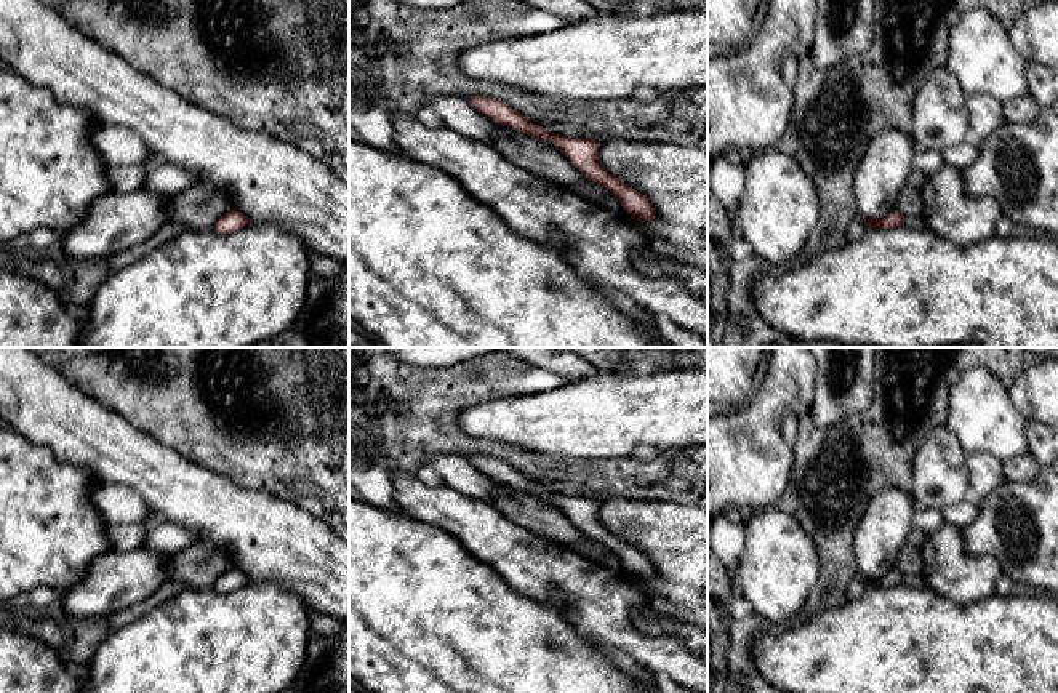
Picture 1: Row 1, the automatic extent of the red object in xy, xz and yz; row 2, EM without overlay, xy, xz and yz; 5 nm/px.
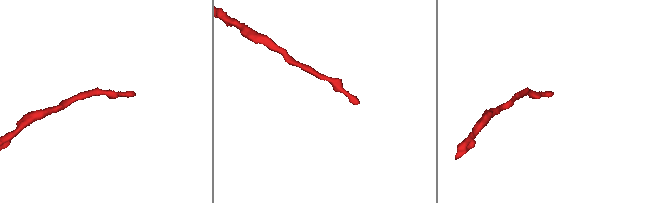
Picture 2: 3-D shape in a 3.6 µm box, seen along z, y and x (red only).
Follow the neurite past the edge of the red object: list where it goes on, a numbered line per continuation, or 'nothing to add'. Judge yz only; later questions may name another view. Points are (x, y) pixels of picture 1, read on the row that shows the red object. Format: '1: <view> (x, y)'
nothing to add

